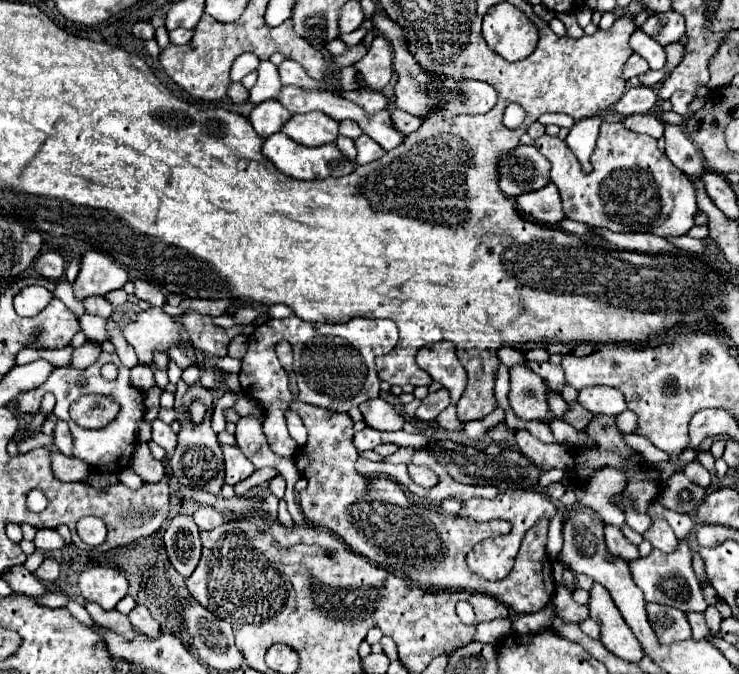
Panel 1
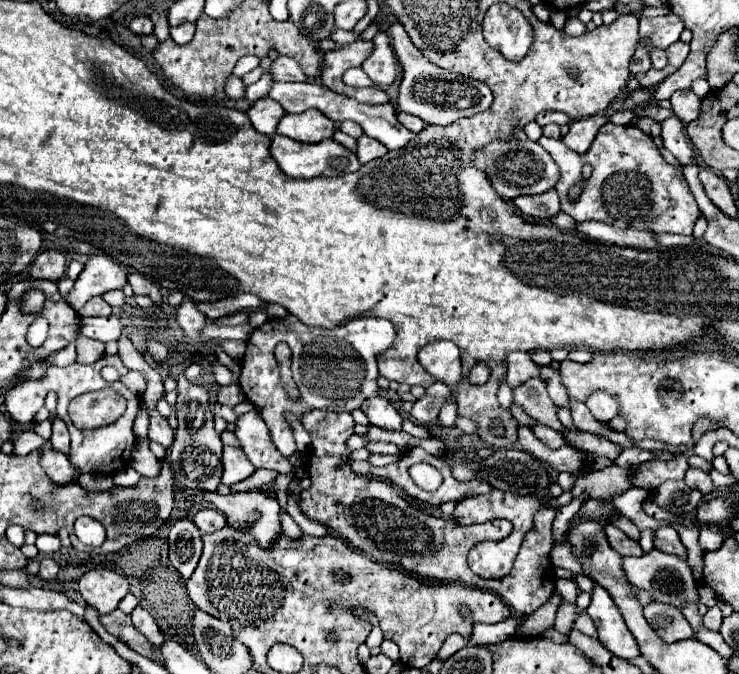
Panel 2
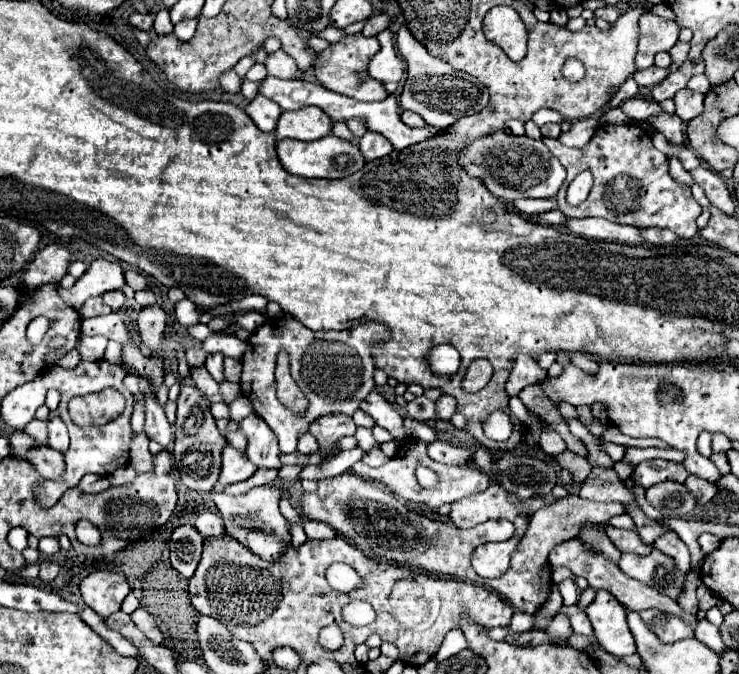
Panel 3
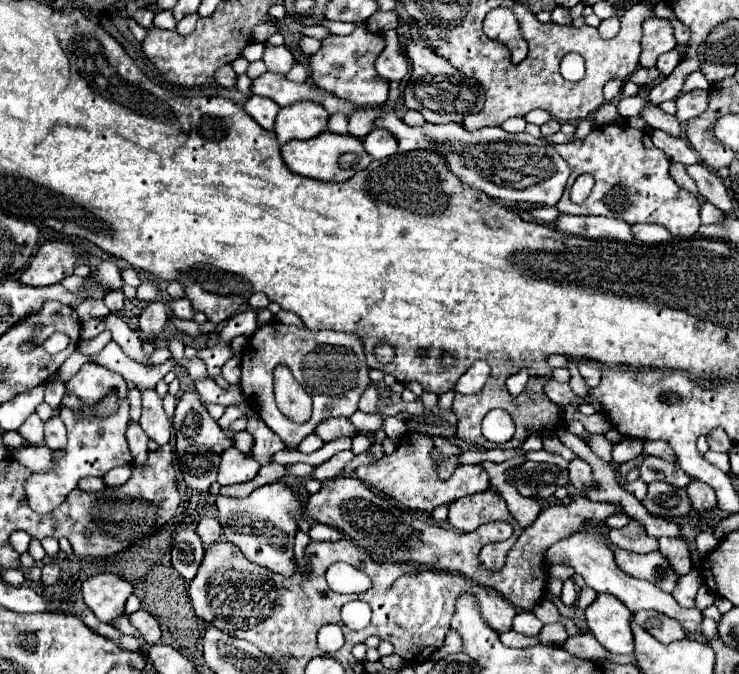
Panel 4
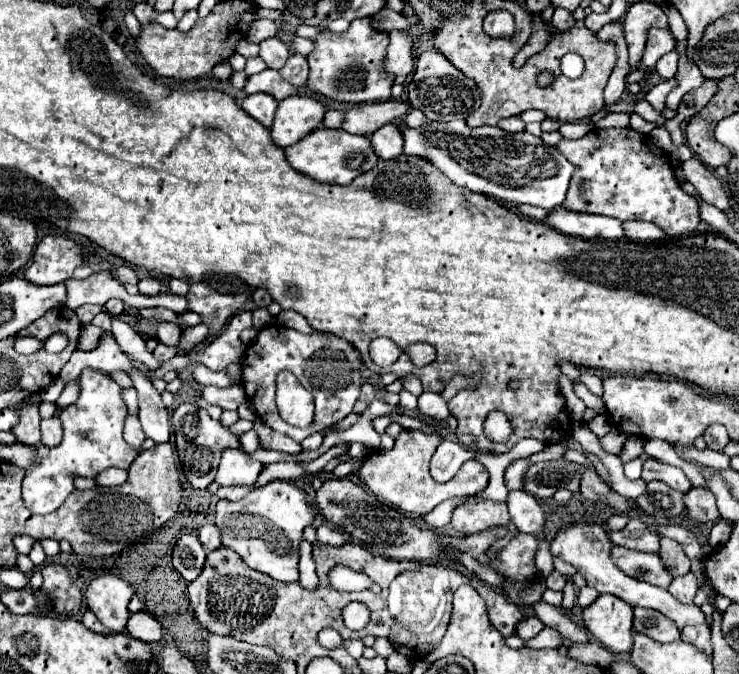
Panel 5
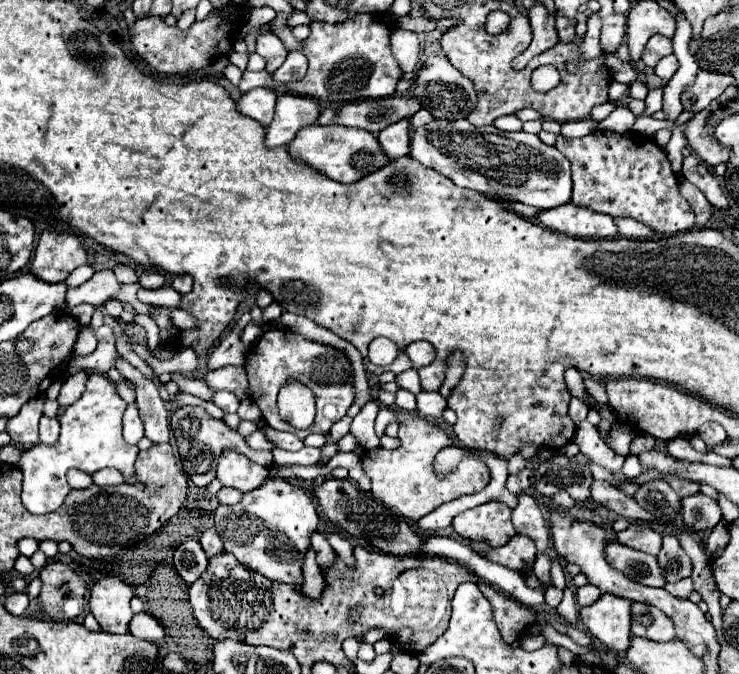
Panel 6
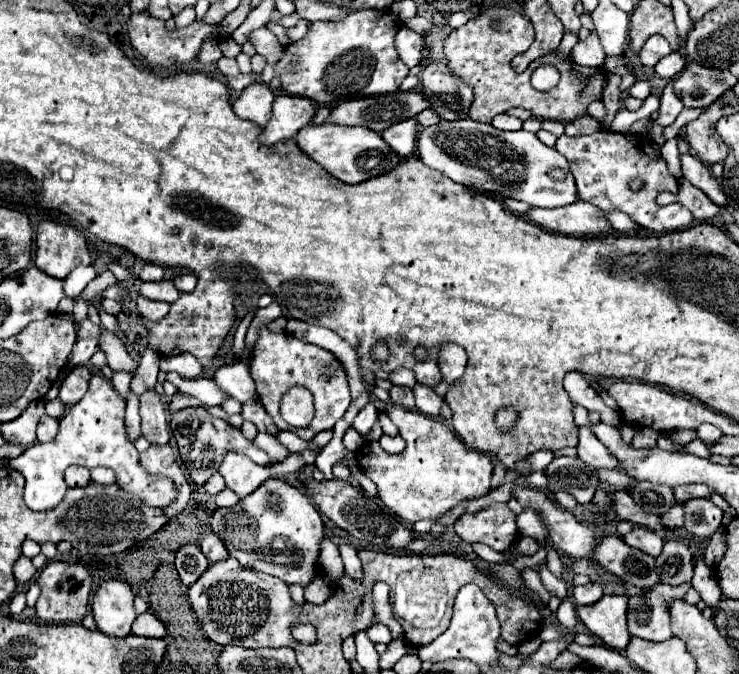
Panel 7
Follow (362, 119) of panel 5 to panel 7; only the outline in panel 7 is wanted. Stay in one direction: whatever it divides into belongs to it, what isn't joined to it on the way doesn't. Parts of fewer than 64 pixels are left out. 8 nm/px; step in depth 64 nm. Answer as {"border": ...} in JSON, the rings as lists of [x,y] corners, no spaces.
{"border":[[[394,92],[376,98],[358,98],[346,100],[338,104],[328,116],[330,124],[344,126],[364,126],[374,132],[382,132],[384,128],[414,118],[418,112],[430,108],[420,92]]]}

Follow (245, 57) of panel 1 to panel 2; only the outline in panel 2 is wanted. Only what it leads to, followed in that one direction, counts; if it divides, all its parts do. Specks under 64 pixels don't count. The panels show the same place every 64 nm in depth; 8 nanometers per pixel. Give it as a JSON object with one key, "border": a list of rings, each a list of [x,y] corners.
{"border":[[[244,56],[244,58],[240,58],[236,62],[232,74],[238,76],[238,78],[242,78],[244,74],[248,74],[248,70],[254,70],[258,64],[260,64],[260,58],[256,58],[256,56]]]}

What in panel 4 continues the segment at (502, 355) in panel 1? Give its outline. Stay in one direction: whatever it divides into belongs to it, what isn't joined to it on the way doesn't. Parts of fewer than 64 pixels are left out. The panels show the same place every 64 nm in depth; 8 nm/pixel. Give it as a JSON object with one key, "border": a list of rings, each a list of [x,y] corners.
{"border":[[[520,368],[516,374],[512,374],[512,376],[506,380],[508,392],[510,392],[514,398],[520,396],[520,394],[524,392],[524,388],[526,388],[526,384],[528,384],[530,378],[532,378],[532,376],[530,376],[530,368]]]}

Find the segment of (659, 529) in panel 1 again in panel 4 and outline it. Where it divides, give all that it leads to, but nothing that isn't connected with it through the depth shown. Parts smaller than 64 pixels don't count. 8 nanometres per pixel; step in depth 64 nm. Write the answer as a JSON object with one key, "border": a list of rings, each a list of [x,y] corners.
{"border":[[[660,538],[658,550],[662,552],[662,556],[672,564],[672,568],[678,574],[688,574],[692,570],[690,552],[688,552],[688,546],[682,538]]]}

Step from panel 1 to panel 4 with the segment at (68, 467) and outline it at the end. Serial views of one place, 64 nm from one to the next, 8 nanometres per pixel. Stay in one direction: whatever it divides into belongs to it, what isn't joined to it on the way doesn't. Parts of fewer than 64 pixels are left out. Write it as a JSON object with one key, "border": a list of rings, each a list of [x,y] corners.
{"border":[[[22,446],[10,456],[32,472],[48,472],[54,464],[54,452],[46,446]]]}

